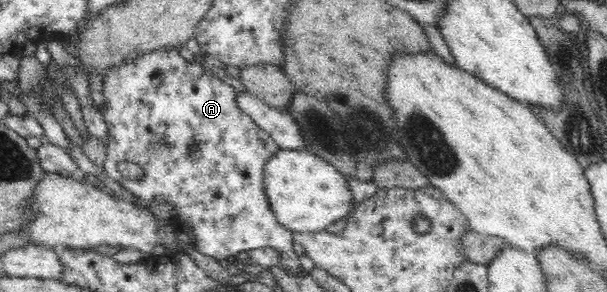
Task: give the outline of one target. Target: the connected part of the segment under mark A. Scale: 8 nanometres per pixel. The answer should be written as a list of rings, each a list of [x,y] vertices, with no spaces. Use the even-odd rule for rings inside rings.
[[[160,48],[156,52],[148,52],[144,56],[138,56],[136,60],[130,60],[130,62],[126,62],[122,66],[110,68],[107,76],[104,77],[103,94],[105,103],[100,107],[100,110],[108,128],[107,156],[103,164],[103,169],[112,180],[116,180],[116,182],[126,187],[135,197],[141,198],[146,202],[160,202],[160,204],[172,205],[174,210],[176,210],[176,214],[171,219],[175,228],[178,229],[183,224],[189,225],[194,233],[195,248],[206,256],[212,256],[218,262],[222,258],[236,257],[239,252],[254,252],[256,248],[270,247],[279,252],[279,265],[285,268],[290,276],[298,276],[302,272],[303,268],[300,265],[300,258],[292,249],[294,232],[278,223],[278,219],[276,219],[276,215],[274,215],[270,207],[263,187],[264,165],[267,160],[270,160],[270,157],[276,155],[276,152],[280,148],[270,135],[268,135],[268,132],[264,132],[244,111],[240,111],[237,102],[238,93],[226,81],[225,77],[209,69],[205,64],[187,62],[180,54],[179,48]],[[120,162],[134,162],[134,164],[138,164],[144,171],[144,177],[142,179],[132,180],[122,176],[122,172],[118,170],[118,164]]]

